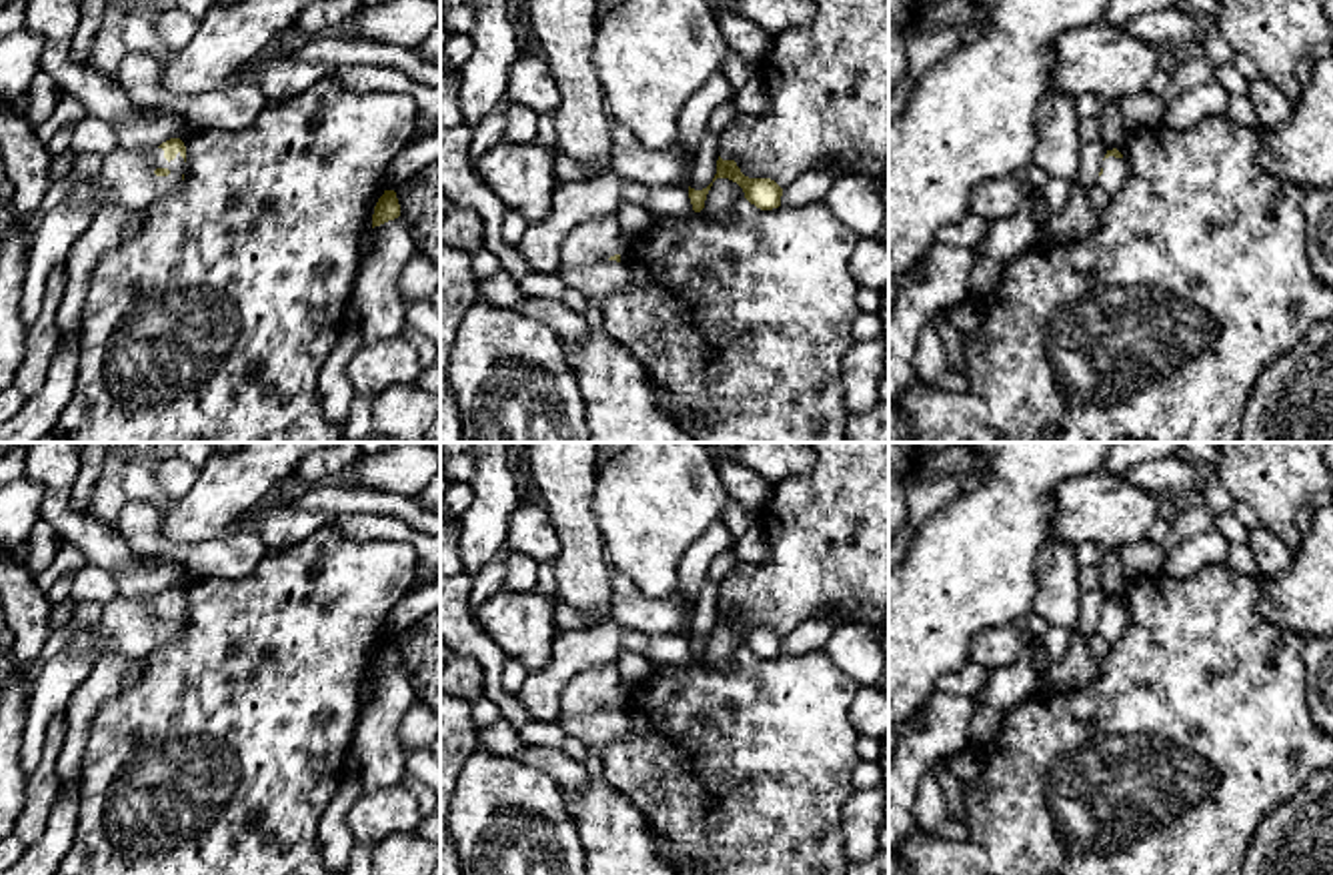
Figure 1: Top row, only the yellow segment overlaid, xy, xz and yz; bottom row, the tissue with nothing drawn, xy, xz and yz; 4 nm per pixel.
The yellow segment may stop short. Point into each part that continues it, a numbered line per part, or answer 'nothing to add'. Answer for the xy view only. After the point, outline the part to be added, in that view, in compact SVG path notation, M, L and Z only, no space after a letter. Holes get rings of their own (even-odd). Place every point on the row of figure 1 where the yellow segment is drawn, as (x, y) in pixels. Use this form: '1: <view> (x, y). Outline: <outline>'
1: xy (129, 181). Outline: M118 146L104 156L96 198L84 204L60 204L44 214L28 252L20 312L28 318L40 314L50 270L66 262L74 242L104 204L144 210L182 182L184 166L180 152L168 162L162 148L144 158Z

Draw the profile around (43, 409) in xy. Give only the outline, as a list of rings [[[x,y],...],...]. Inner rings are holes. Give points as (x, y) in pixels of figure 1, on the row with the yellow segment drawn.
[[[82,332],[72,340],[60,342],[44,386],[26,396],[18,414],[0,424],[0,443],[38,443],[44,434],[54,430],[74,392],[80,346]]]

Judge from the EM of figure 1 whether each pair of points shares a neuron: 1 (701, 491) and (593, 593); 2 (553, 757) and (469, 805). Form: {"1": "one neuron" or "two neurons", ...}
{"1": "two neurons", "2": "two neurons"}

